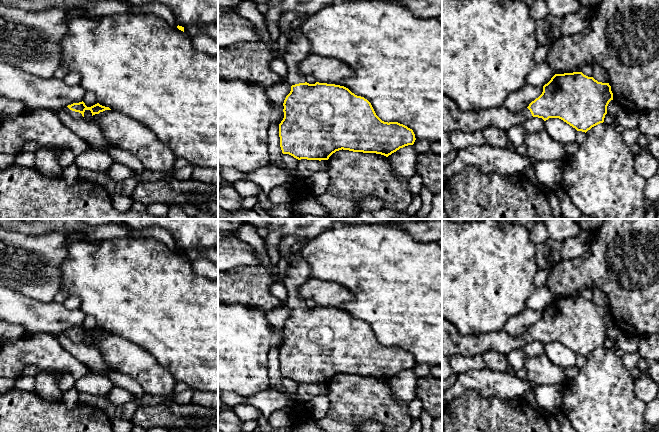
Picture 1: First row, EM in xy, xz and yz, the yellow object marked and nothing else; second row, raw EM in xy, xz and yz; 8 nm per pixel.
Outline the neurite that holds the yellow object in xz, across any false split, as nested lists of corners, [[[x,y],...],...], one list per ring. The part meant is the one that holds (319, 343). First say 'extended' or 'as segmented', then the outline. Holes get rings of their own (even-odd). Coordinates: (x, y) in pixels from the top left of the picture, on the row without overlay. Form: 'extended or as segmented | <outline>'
extended | [[[244,219],[245,222],[256,228],[264,227],[269,231],[281,230],[282,236],[294,236],[300,242],[293,247],[292,259],[289,260],[289,269],[282,281],[288,293],[286,305],[291,308],[291,315],[286,320],[283,330],[284,342],[279,348],[280,371],[283,378],[289,378],[301,384],[328,384],[329,381],[339,374],[353,376],[376,377],[386,381],[400,372],[413,369],[416,362],[412,353],[398,346],[384,346],[375,337],[371,327],[364,321],[357,320],[348,312],[335,308],[319,307],[309,308],[305,301],[299,297],[298,288],[310,279],[310,265],[297,254],[304,241],[316,237],[324,230],[332,227],[334,222],[346,224],[387,224],[394,219]]]

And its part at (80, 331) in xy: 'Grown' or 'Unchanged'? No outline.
Grown

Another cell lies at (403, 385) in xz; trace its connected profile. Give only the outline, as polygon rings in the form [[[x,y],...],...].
[[[413,369],[400,372],[387,382],[392,390],[393,396],[400,402],[411,403],[415,398],[418,377]]]

